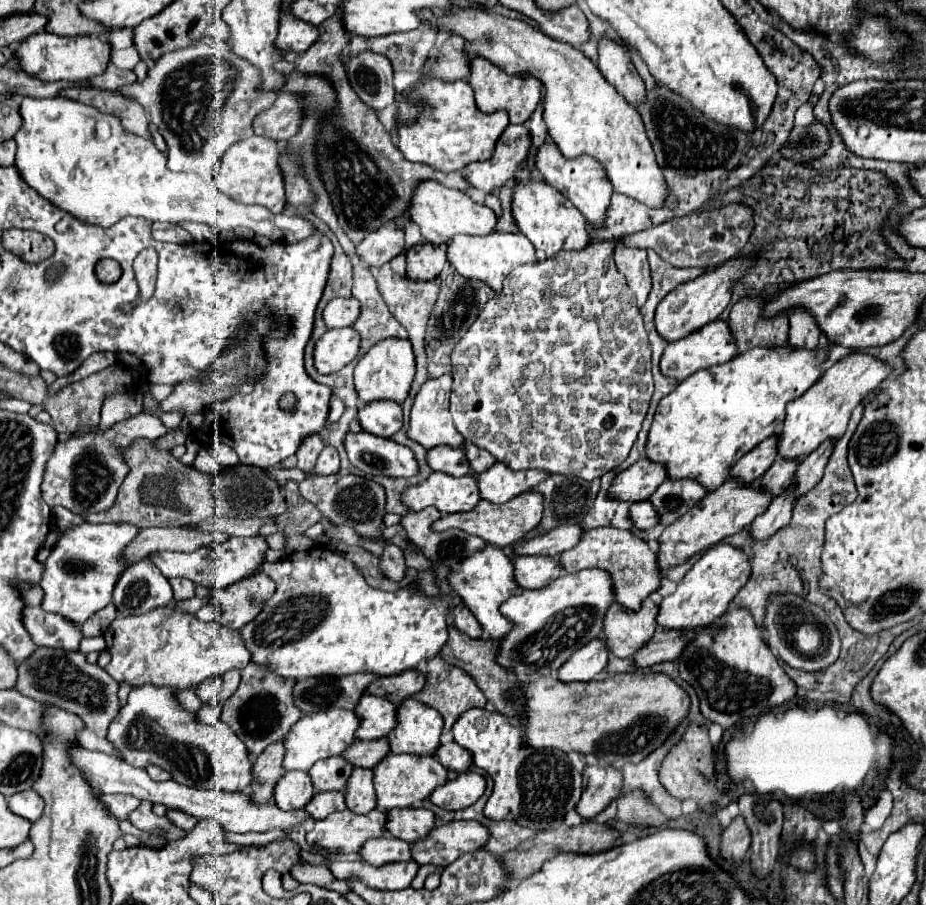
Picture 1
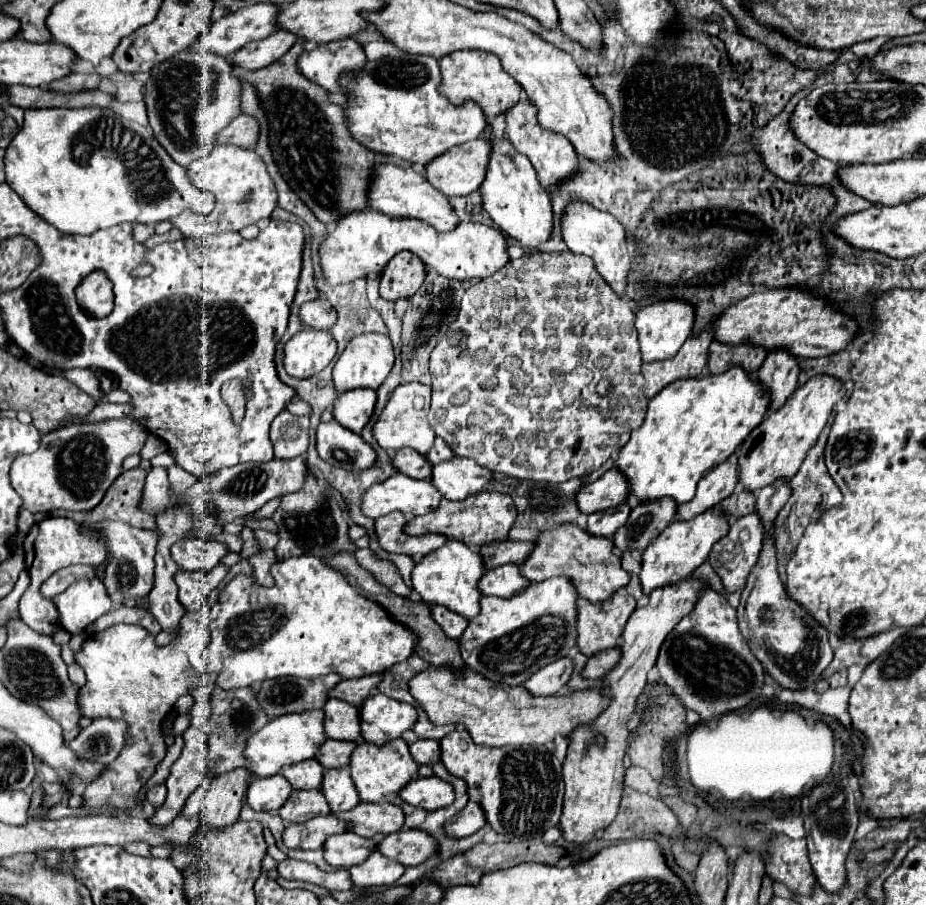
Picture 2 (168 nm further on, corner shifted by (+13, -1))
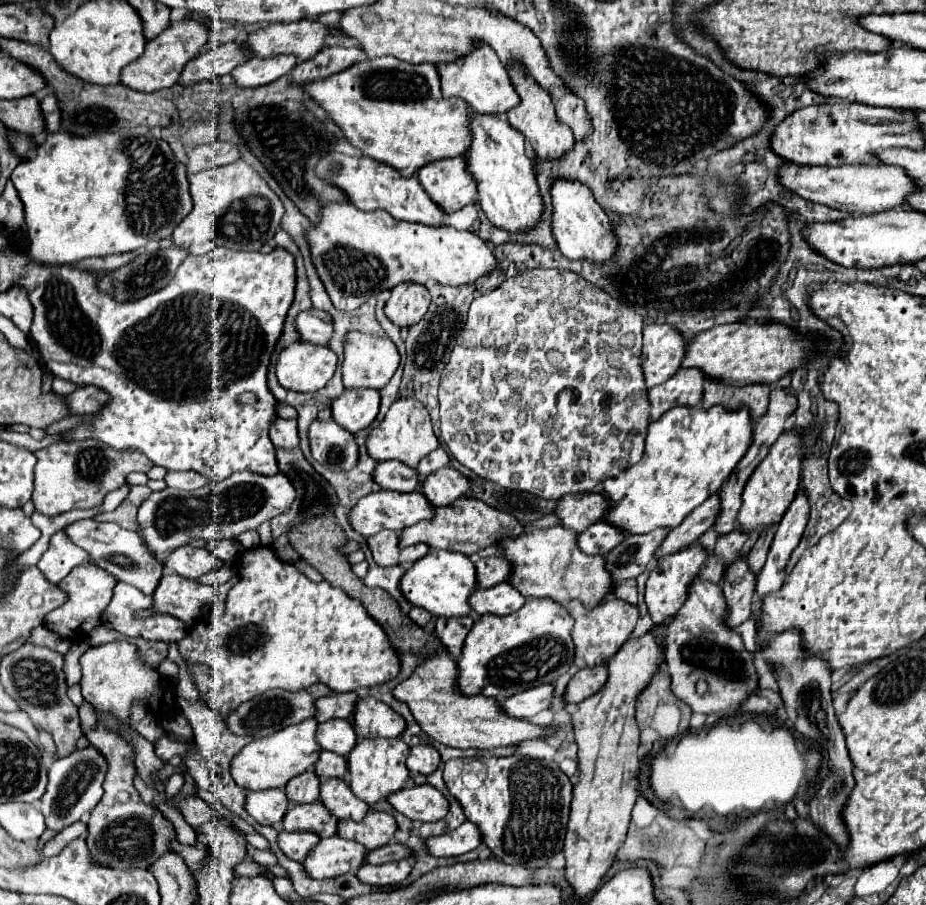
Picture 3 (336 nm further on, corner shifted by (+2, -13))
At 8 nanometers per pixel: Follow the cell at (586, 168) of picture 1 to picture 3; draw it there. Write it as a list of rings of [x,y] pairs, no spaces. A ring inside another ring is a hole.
[[[516,61],[508,67],[508,75],[510,75],[510,81],[512,81],[516,93],[520,95],[520,105],[512,107],[506,113],[506,117],[514,129],[524,133],[524,137],[530,141],[536,157],[542,161],[544,159],[558,159],[558,155],[564,155],[564,151],[572,149],[572,145],[574,145],[572,129],[568,129],[564,123],[558,121],[556,111],[554,111],[554,103],[552,103],[552,97],[548,95],[548,91],[544,91],[536,83],[536,79],[528,71],[524,71],[522,65]]]

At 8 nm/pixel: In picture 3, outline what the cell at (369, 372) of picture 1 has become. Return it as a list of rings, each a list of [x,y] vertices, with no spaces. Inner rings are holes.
[[[348,331],[344,337],[344,359],[342,359],[342,383],[344,387],[372,387],[382,389],[394,371],[398,369],[400,355],[396,345],[388,337],[366,335],[360,331]]]

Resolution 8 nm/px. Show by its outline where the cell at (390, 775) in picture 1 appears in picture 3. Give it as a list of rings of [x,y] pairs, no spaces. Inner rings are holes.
[[[360,739],[354,749],[348,753],[348,785],[356,797],[366,801],[368,805],[384,799],[386,795],[400,791],[406,787],[408,769],[404,767],[408,757],[408,745],[396,739]]]

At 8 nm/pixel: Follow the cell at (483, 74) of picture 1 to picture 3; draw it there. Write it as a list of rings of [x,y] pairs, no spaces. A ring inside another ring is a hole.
[[[474,43],[474,51],[456,59],[454,63],[436,63],[440,73],[440,87],[442,95],[448,97],[462,97],[476,113],[482,115],[504,115],[508,109],[518,105],[518,95],[508,79],[506,67],[500,63],[498,55],[486,43]]]

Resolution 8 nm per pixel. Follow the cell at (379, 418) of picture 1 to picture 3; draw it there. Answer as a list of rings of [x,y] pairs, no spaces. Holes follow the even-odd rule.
[[[366,387],[344,389],[344,393],[332,399],[330,405],[332,419],[350,433],[366,429],[376,419],[378,407],[380,407],[380,393]]]

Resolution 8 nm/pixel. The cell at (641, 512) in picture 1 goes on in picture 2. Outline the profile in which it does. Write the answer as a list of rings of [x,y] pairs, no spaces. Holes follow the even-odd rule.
[[[621,503],[613,509],[591,513],[587,519],[587,531],[597,537],[611,537],[619,527],[625,525],[625,521],[629,519],[629,511],[631,507],[627,503]]]

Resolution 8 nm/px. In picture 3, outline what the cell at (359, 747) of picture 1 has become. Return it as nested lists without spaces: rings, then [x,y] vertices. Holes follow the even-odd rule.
[[[320,751],[320,757],[314,765],[314,773],[318,777],[344,777],[348,773],[348,765],[344,757],[330,751]]]

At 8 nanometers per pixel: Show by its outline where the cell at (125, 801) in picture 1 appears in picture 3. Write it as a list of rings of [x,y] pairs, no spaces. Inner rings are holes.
[[[78,821],[58,833],[53,839],[48,841],[42,852],[45,857],[58,855],[62,849],[73,839],[79,837],[87,831],[87,825],[82,821]]]

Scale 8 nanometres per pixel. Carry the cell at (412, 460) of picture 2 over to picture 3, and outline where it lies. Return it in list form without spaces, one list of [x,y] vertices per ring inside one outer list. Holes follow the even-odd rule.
[[[382,461],[376,465],[372,471],[372,479],[382,487],[390,491],[400,491],[400,493],[410,493],[416,491],[420,481],[414,469],[404,467],[404,463],[396,461]]]

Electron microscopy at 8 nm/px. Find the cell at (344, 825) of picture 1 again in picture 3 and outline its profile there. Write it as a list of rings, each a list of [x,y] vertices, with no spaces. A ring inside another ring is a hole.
[[[280,831],[278,833],[278,847],[280,851],[294,861],[302,861],[304,855],[308,855],[308,851],[320,841],[318,835],[312,833],[288,833],[288,831]]]

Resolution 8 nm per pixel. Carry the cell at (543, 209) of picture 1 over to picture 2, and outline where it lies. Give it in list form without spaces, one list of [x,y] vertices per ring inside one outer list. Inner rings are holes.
[[[487,133],[487,137],[493,141],[493,155],[481,185],[485,213],[501,231],[517,239],[523,247],[539,247],[547,243],[553,233],[553,209],[549,193],[541,187],[535,169],[529,159],[525,159],[525,155],[513,151],[513,145],[507,139],[497,141],[493,133]]]

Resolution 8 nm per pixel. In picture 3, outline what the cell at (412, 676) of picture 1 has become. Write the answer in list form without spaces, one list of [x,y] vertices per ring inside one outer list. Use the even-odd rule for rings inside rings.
[[[332,693],[320,697],[316,699],[314,719],[318,723],[324,723],[326,719],[348,719],[352,715],[356,699],[358,699],[356,693]]]

